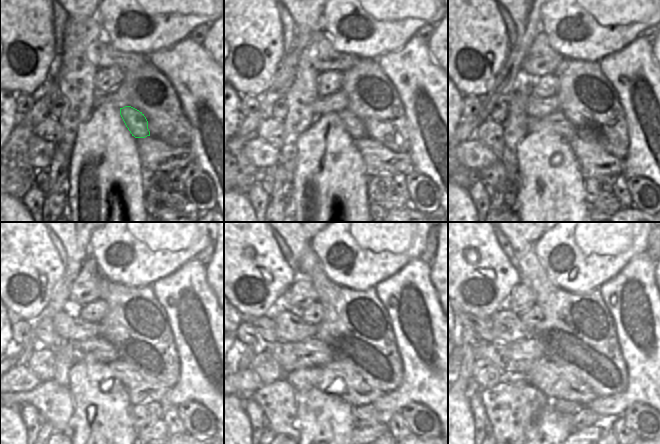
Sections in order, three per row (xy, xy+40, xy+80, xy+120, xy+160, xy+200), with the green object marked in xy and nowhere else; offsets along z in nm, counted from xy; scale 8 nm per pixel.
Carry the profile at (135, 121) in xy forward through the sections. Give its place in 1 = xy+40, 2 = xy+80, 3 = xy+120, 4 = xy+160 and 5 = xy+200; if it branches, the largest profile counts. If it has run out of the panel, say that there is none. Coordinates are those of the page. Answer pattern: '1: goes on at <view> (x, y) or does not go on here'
1: goes on at xy+40 (354, 127)
2: goes on at xy+80 (556, 122)
3: goes on at xy+120 (98, 349)
4: goes on at xy+160 (312, 353)
5: goes on at xy+200 (517, 357)

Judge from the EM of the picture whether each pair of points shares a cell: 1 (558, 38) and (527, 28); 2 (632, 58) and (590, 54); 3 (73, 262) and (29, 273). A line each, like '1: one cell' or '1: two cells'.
1: two cells
2: two cells
3: two cells

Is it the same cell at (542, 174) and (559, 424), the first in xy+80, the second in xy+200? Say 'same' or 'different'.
same

